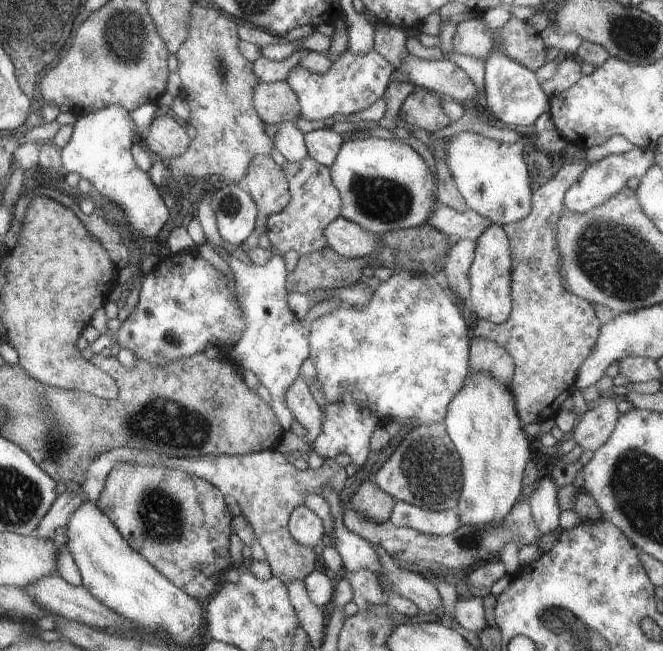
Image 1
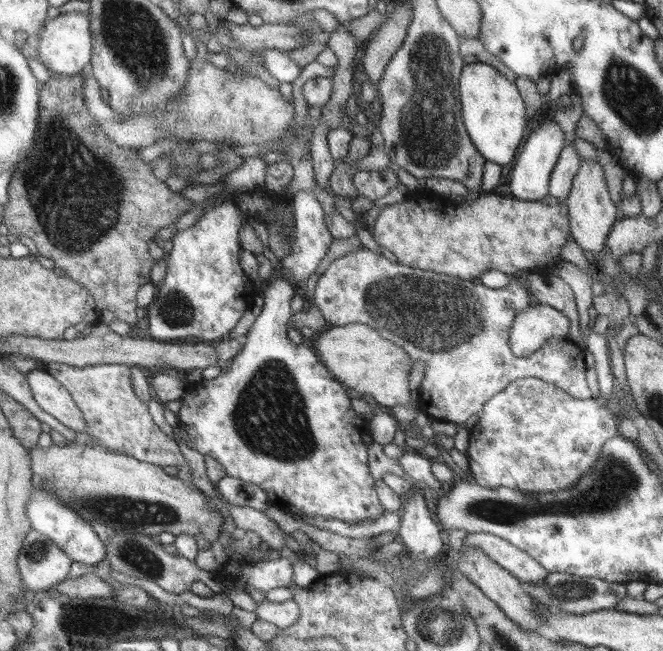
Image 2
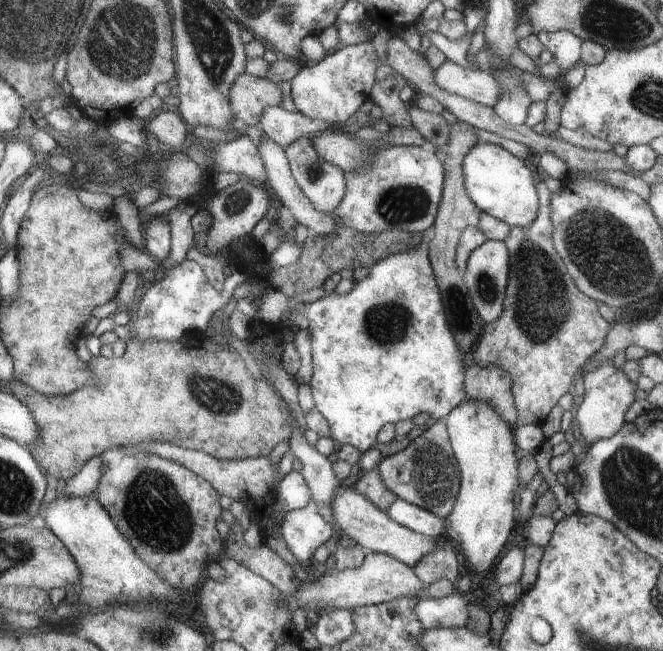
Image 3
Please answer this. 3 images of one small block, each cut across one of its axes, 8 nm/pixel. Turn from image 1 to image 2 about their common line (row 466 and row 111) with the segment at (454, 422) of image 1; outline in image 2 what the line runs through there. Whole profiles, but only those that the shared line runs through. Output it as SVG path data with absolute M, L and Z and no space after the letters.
M465 63L460 80L461 110L464 114L465 129L476 147L490 162L501 167L514 160L518 146L524 140L526 104L515 83L510 82L496 68L486 63Z

